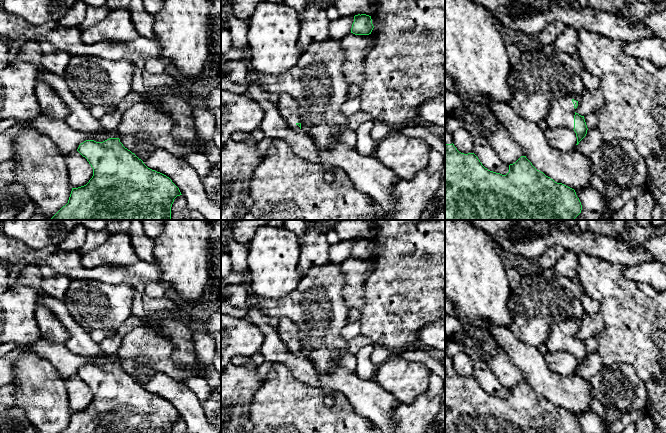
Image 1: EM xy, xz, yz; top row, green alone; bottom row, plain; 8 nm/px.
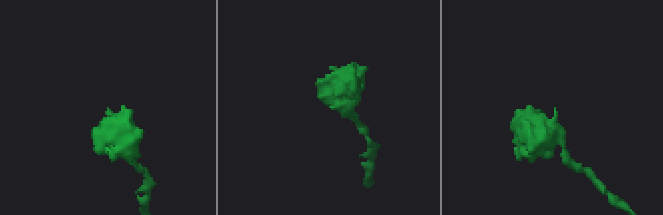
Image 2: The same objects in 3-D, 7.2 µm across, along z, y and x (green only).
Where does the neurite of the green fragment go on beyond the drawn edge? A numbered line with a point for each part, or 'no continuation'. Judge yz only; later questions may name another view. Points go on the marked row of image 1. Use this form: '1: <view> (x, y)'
1: yz (562, 111)

